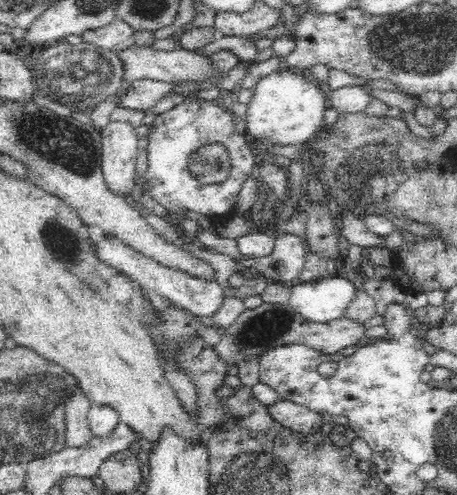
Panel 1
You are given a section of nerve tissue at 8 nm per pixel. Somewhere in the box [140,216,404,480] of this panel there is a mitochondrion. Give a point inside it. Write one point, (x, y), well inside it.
(264, 327)

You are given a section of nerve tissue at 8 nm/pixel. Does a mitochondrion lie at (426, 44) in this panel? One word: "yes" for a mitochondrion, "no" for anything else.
yes

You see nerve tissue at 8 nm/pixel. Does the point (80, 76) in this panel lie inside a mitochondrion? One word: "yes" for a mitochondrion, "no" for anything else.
yes

